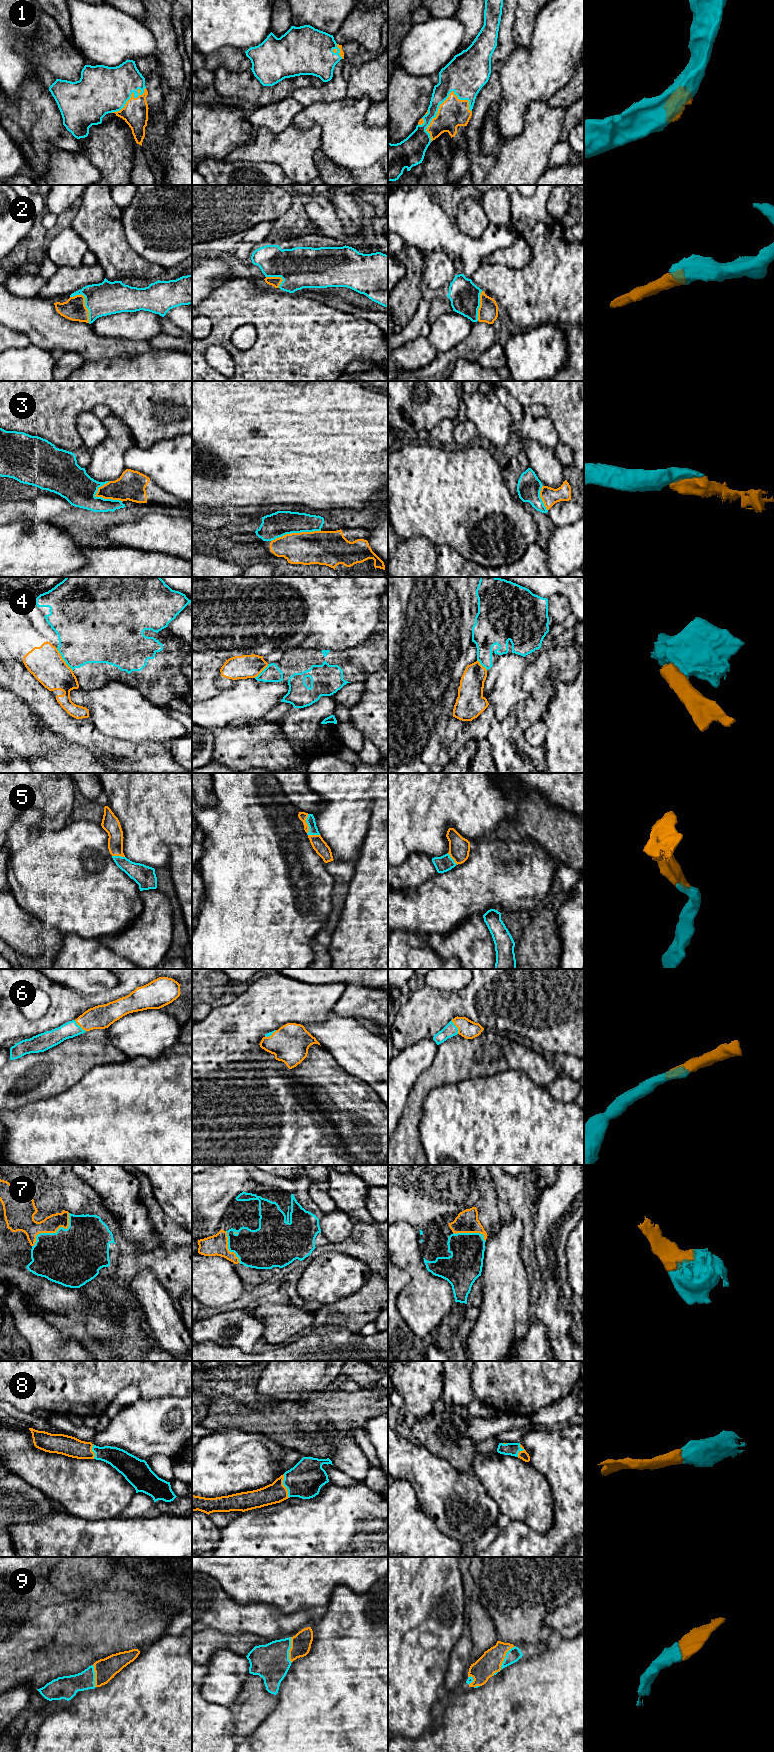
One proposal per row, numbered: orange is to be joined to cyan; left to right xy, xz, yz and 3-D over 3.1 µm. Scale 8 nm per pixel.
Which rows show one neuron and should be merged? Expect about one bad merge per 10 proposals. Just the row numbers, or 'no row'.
1, 2, 3, 5, 6, 7, 8, 9

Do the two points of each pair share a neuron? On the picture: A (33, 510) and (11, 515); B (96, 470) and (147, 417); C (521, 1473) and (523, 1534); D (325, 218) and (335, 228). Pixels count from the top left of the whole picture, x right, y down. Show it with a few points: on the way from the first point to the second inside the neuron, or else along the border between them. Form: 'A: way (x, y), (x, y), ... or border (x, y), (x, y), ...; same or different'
A: way (28, 510), (16, 511); same
B: border (116, 415), (129, 428), (135, 445); different
C: border (511, 1519), (523, 1521), (534, 1530), (543, 1534); different
D: way (327, 220), (333, 226); same

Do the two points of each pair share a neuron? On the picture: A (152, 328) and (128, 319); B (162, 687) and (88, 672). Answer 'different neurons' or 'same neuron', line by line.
A: same neuron
B: same neuron

